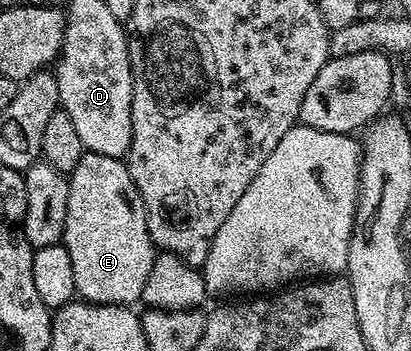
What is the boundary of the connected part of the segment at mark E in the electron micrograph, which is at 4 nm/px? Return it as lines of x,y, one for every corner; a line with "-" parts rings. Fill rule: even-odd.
86,151
68,180
63,242
71,253
77,295
87,303
136,304
153,268
155,248
147,229
143,197
131,181
128,166
121,159

